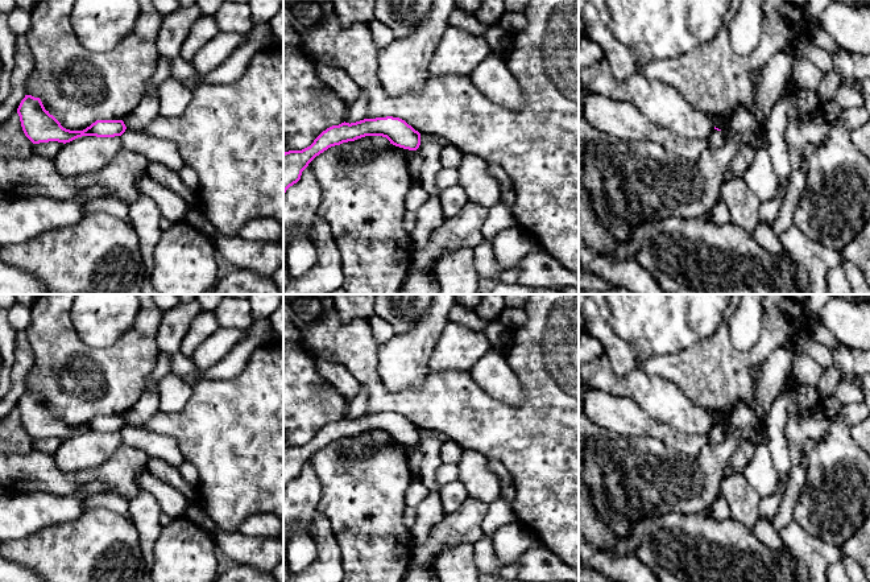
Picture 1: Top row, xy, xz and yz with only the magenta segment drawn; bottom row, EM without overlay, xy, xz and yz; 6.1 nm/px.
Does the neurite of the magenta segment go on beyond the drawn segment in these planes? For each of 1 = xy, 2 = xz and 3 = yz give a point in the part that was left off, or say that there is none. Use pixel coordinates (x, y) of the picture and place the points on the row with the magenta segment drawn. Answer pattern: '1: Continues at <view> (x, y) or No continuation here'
1: No continuation here
2: No continuation here
3: No continuation here

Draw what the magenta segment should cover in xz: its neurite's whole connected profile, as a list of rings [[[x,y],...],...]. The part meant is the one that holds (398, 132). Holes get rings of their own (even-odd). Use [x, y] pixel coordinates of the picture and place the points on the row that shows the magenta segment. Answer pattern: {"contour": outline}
{"contour": [[[386,116],[332,125],[323,131],[310,146],[283,153],[283,195],[301,179],[302,172],[316,156],[331,146],[365,136],[382,136],[390,144],[409,150],[417,150],[420,145],[420,133],[399,117]]]}

